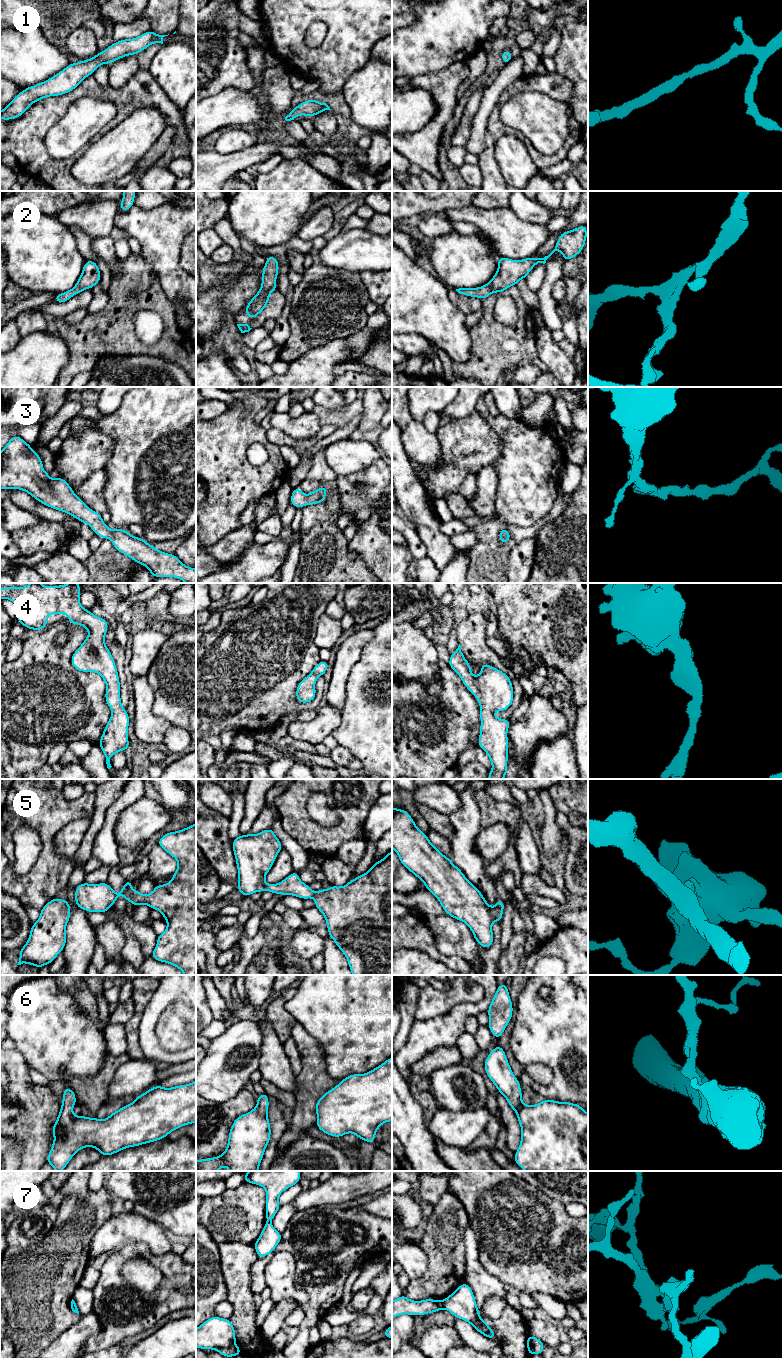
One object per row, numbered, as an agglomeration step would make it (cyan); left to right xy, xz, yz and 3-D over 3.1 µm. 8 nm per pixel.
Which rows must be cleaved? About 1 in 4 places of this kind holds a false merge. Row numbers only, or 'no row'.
7

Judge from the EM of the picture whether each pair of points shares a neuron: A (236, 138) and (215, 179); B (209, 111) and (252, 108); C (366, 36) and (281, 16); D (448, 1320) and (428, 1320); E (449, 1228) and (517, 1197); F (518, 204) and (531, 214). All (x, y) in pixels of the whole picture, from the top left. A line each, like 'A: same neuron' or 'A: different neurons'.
A: different neurons
B: same neuron
C: same neuron
D: same neuron
E: different neurons
F: same neuron

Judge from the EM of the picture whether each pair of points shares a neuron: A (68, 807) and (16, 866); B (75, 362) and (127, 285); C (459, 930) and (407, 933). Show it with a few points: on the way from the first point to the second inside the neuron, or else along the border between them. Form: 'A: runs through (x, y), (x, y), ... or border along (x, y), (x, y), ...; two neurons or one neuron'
A: border along (22, 824), (38, 833), (41, 851), (36, 862); two neurons
B: runs through (88, 342), (121, 311), (122, 305); one neuron
C: border along (425, 918), (434, 937), (436, 948), (443, 953); two neurons

